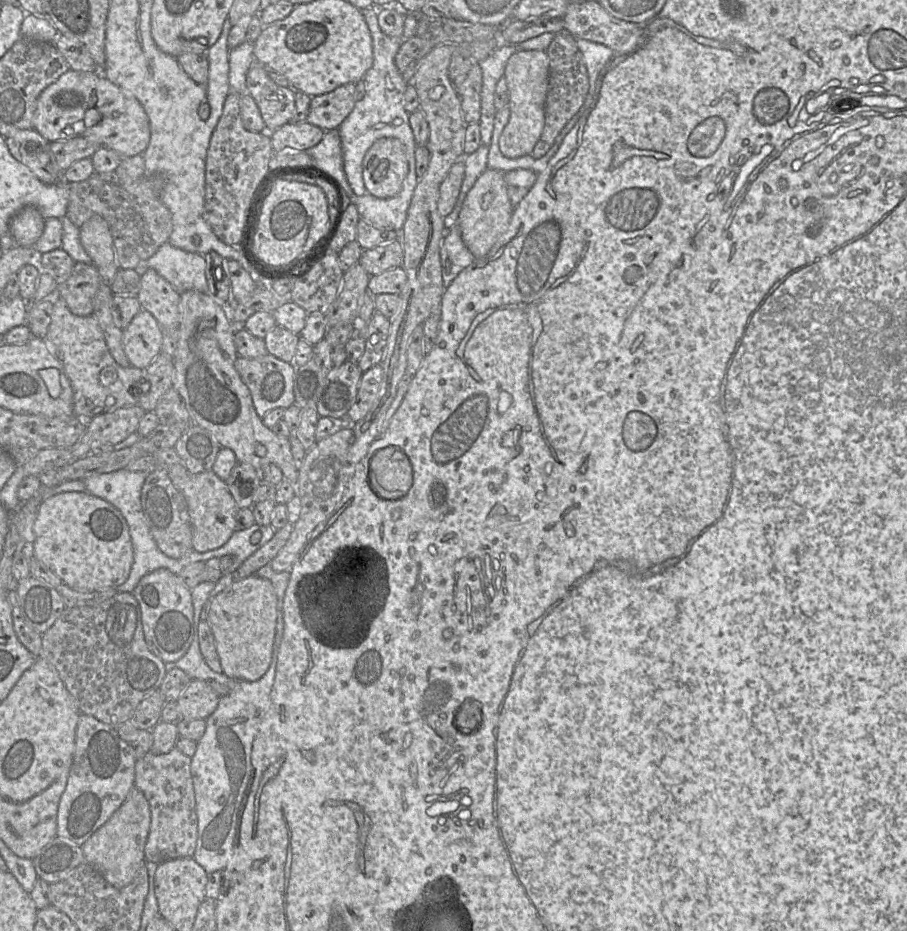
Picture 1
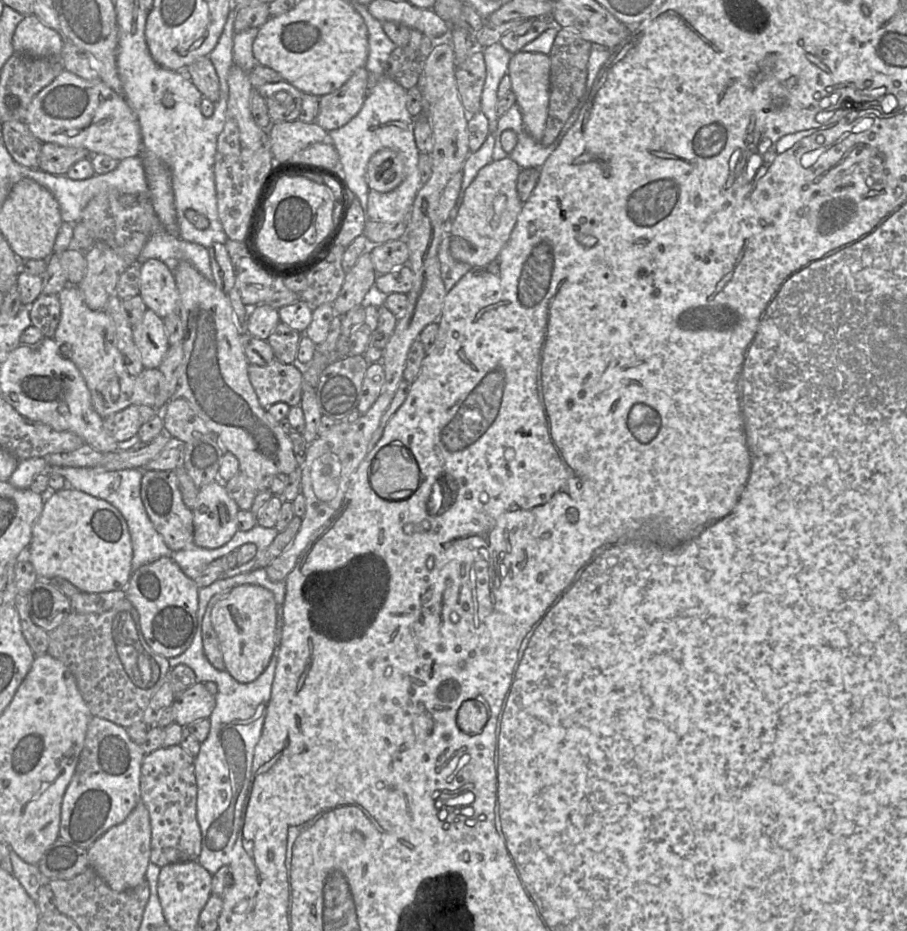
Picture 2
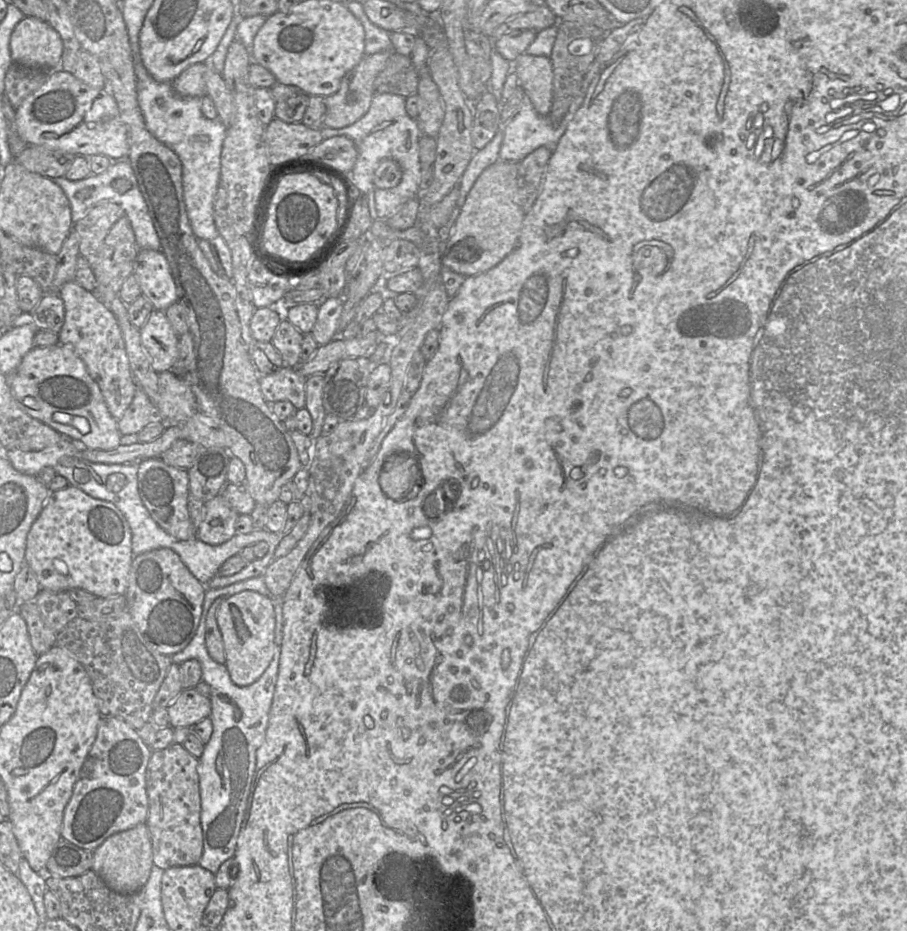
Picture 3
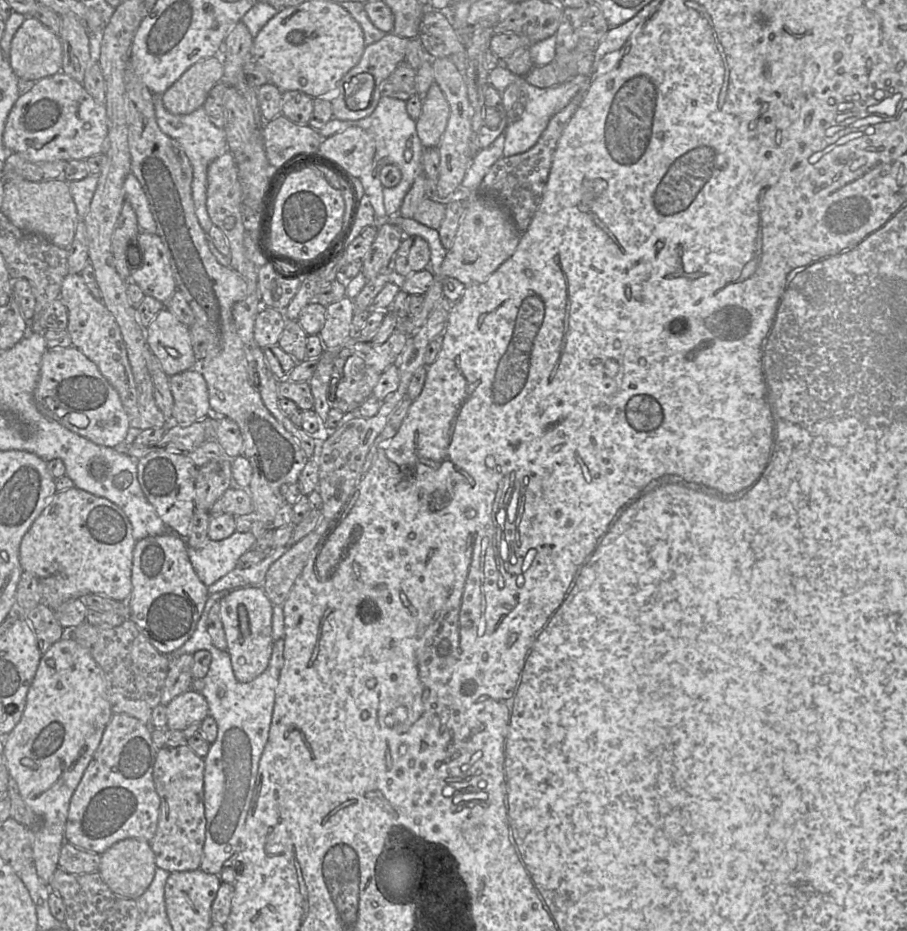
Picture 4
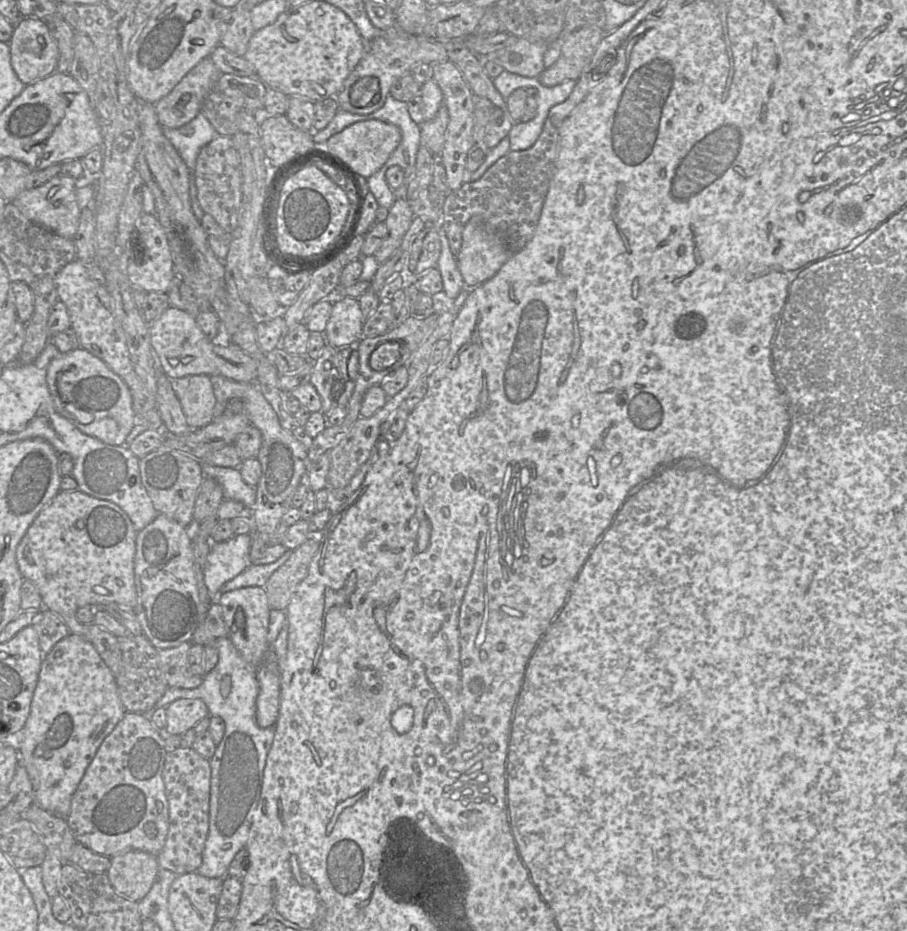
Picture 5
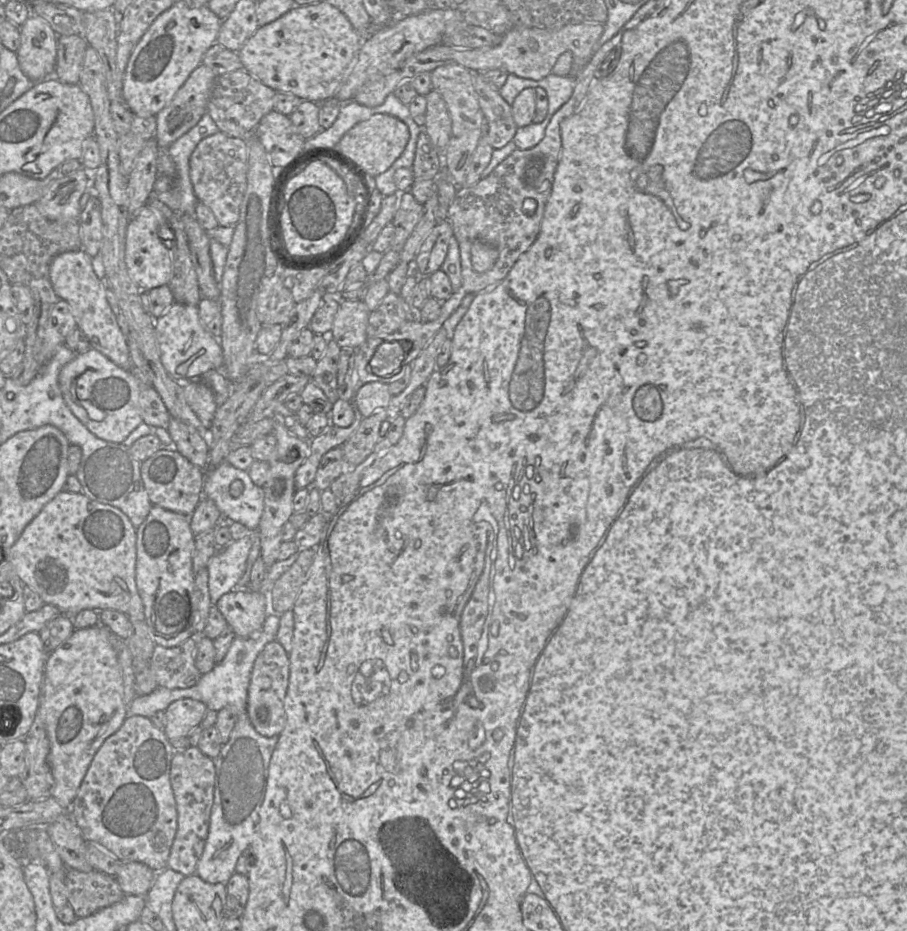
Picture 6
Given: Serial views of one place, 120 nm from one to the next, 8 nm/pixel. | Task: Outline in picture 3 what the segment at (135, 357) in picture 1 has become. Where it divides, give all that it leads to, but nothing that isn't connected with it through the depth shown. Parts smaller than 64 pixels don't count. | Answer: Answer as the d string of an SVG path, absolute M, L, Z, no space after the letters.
M153 310L140 328L141 343L157 373L169 371L178 358L179 336L165 312Z

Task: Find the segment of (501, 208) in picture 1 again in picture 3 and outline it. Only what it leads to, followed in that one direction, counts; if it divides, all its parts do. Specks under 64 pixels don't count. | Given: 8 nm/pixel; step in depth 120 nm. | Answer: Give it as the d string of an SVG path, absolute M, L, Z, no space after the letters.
M498 161L478 177L461 207L449 239L443 243L441 264L466 277L498 265L517 246L526 213L517 196L518 162Z

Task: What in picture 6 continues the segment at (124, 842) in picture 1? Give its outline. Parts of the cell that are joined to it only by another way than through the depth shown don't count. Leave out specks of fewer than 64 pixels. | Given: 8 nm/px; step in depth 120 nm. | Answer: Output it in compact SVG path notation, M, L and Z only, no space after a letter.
M130 861L123 862L114 876L124 894L146 896L157 872L147 865Z

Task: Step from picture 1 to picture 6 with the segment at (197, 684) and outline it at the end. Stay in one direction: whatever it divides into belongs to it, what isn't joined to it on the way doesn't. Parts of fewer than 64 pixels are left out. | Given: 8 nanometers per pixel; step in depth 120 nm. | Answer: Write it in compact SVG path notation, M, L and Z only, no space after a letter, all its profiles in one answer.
M182 698L172 702L165 710L165 727L164 733L169 740L188 737L190 732L201 725L208 708L206 705L198 700L191 698Z

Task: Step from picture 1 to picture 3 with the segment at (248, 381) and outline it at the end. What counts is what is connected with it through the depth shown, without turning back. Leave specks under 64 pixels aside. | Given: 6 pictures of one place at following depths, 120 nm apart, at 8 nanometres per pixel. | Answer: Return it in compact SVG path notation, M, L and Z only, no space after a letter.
M284 366L272 374L260 375L259 383L269 404L289 401L298 410L306 405L306 379L298 369Z

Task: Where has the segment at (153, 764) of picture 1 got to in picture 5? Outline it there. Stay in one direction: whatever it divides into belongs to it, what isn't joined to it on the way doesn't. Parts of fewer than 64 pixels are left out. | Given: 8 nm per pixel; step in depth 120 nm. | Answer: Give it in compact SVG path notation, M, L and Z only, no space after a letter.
M178 747L167 752L162 772L165 794L169 806L169 829L165 844L157 855L159 867L177 875L196 872L209 829L209 802L211 768L209 759L192 747Z

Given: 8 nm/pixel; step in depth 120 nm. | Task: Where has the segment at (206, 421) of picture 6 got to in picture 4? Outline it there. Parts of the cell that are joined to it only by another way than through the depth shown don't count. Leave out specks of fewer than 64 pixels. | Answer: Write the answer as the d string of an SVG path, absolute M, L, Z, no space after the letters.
M194 369L169 377L174 406L170 423L189 426L212 415L206 381Z

